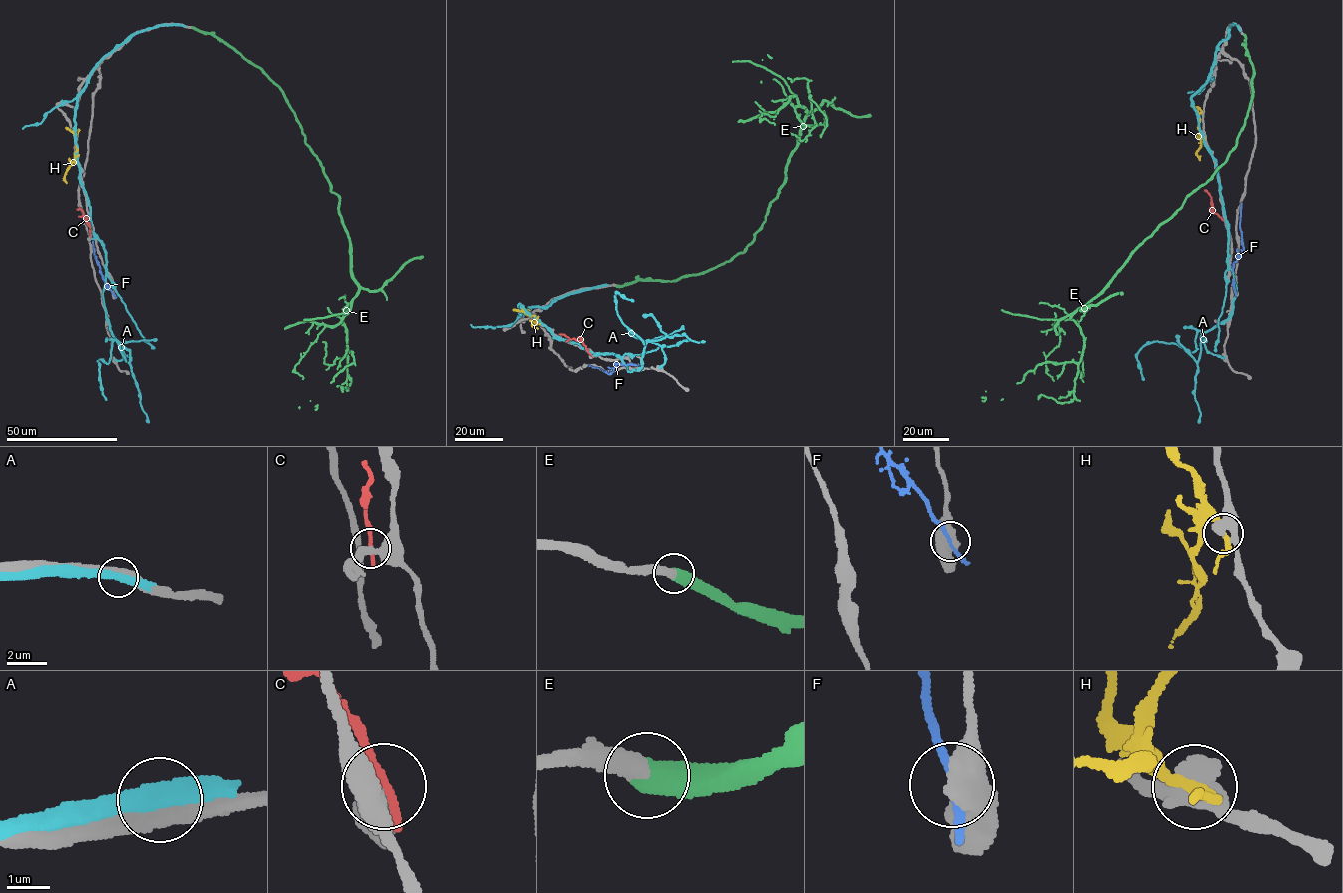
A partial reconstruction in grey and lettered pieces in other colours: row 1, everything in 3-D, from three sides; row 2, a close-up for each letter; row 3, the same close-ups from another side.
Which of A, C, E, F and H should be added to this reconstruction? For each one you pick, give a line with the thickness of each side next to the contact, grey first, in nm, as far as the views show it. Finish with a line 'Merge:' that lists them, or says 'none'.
E: Thickness 420 nm (grey) against 600 nm
Merge: E

